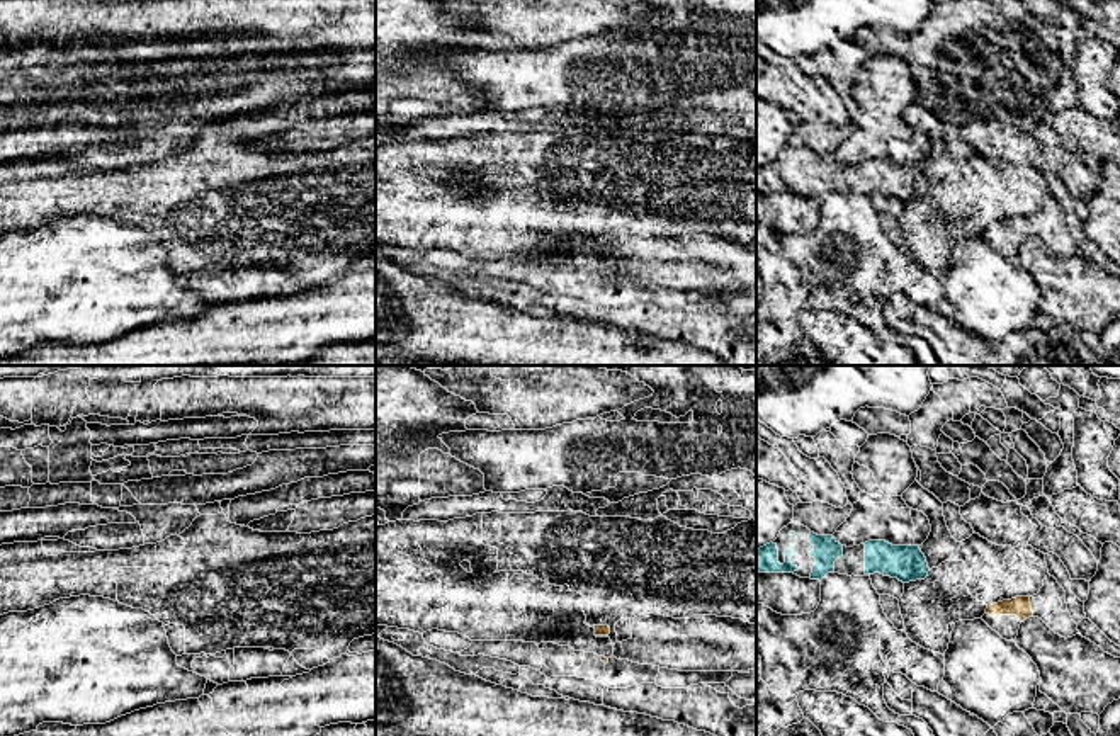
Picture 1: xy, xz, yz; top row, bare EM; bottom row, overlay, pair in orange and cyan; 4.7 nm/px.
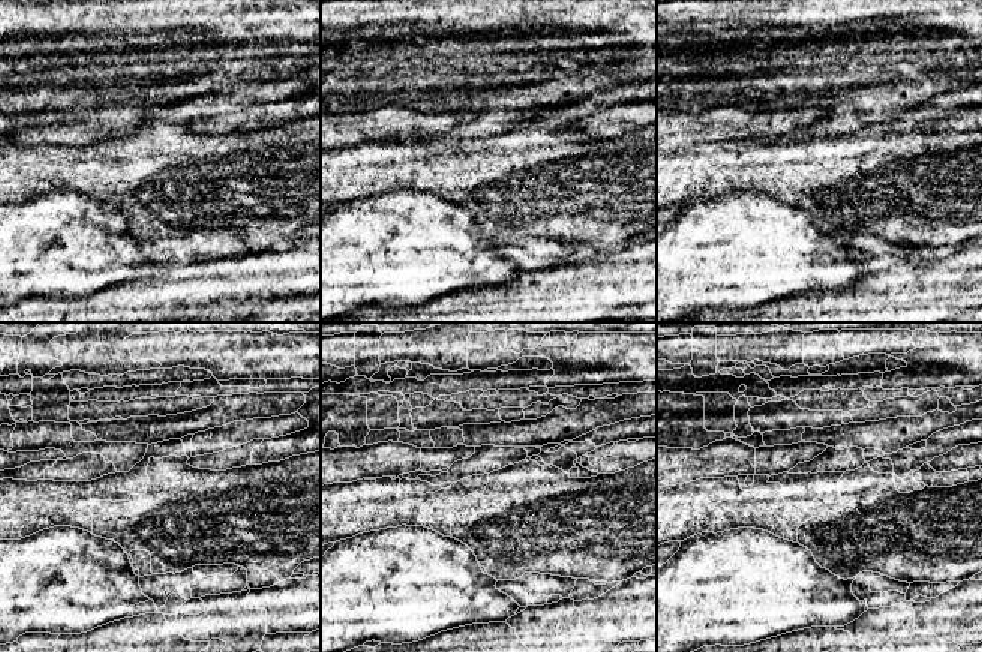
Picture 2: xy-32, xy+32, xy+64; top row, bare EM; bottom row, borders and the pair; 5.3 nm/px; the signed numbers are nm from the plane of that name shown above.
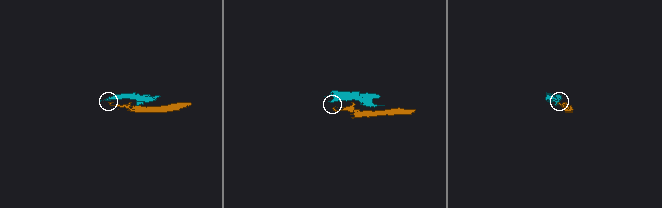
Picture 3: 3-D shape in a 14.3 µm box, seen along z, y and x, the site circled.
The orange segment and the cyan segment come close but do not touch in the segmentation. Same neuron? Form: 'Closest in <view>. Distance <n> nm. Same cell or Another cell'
Closest in yz. Distance 320 nm. Another cell

